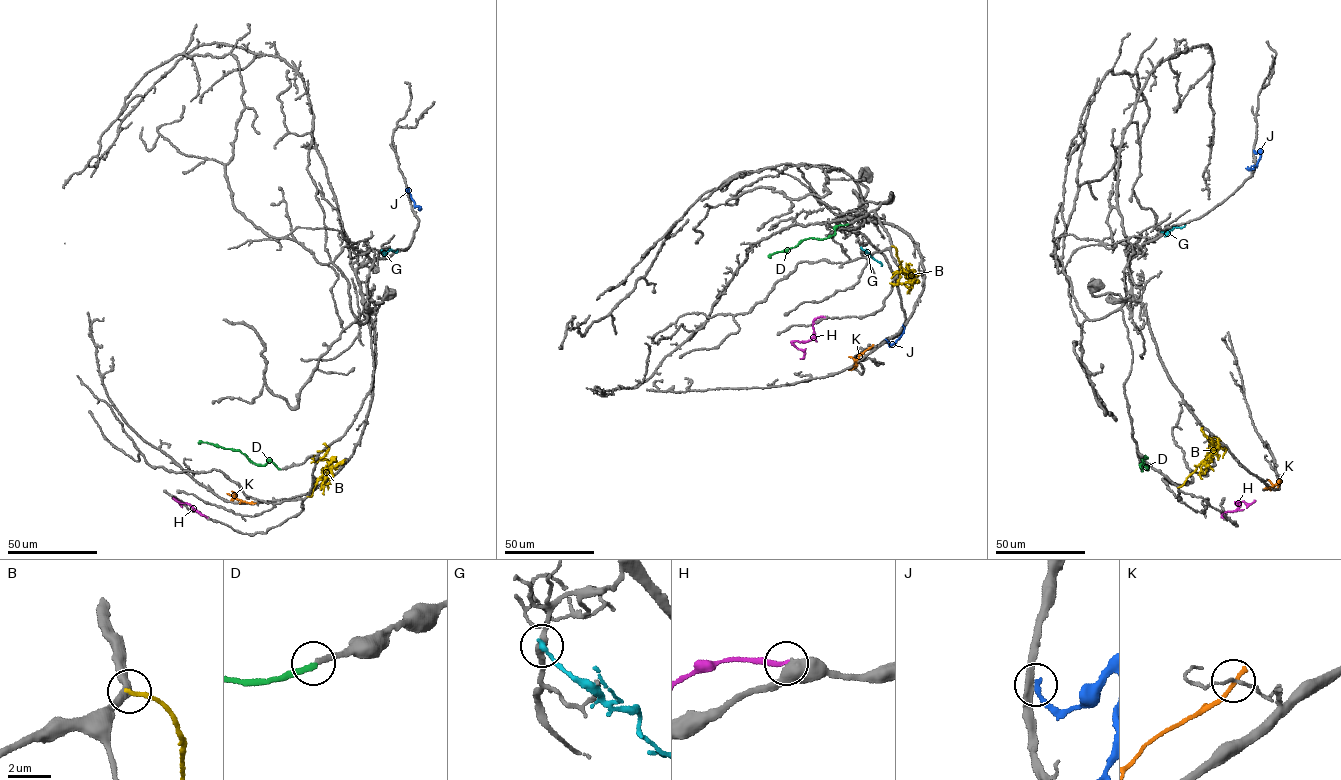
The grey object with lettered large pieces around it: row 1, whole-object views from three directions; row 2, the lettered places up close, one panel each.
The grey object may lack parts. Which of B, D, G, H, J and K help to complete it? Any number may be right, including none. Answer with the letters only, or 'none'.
D

